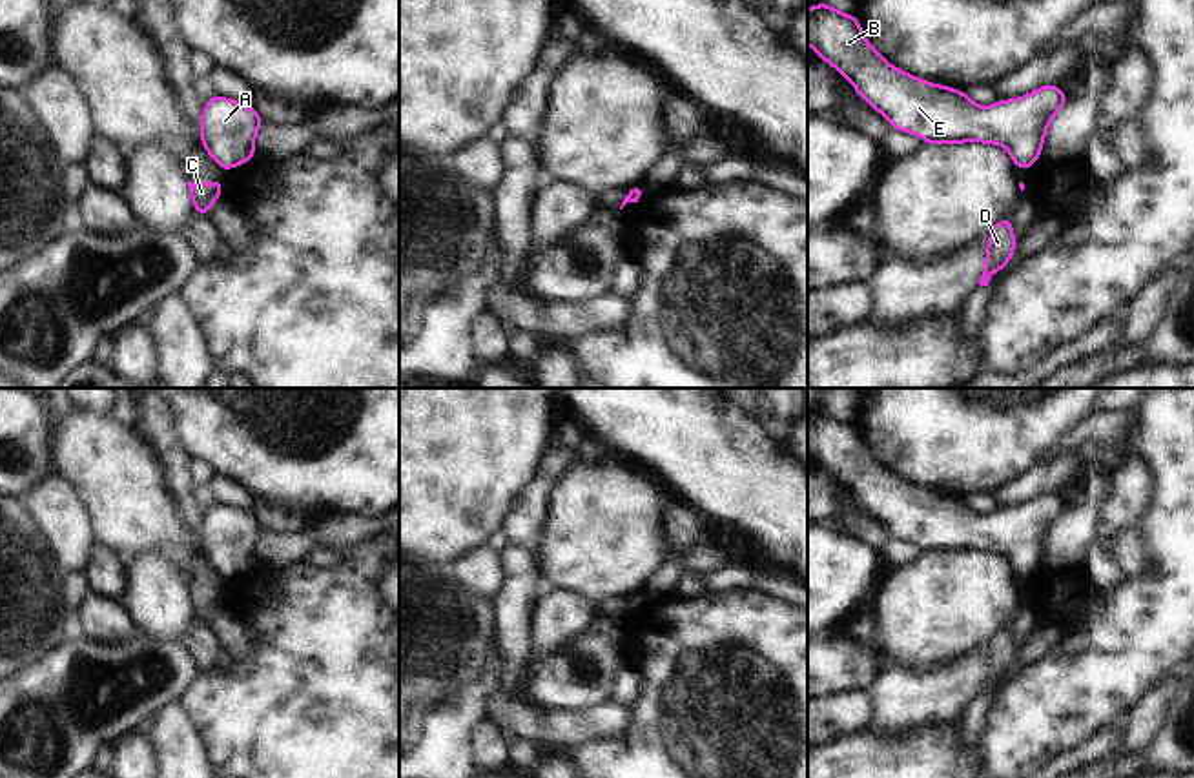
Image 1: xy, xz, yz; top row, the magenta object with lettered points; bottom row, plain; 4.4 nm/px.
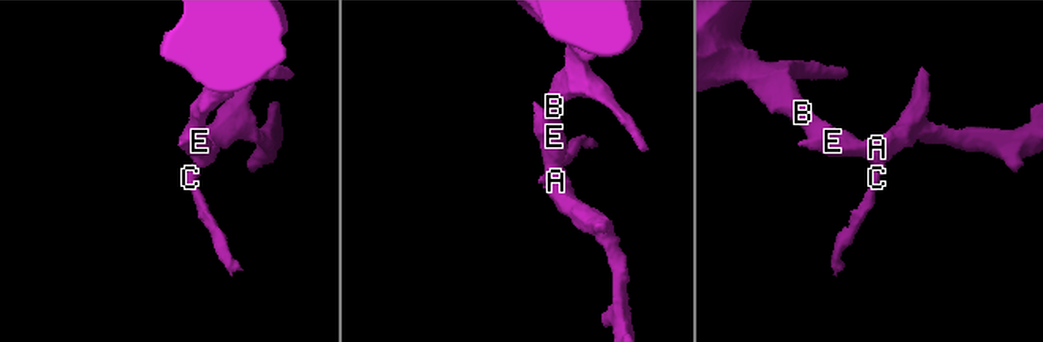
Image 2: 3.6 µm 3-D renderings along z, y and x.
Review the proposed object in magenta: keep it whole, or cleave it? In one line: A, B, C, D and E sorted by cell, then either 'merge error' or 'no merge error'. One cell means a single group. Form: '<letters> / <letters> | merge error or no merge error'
A B E / C D | merge error

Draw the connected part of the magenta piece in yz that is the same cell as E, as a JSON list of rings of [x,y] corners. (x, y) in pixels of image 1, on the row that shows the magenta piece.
[[[826,2],[808,9],[808,44],[820,60],[839,69],[860,93],[870,107],[884,115],[893,129],[919,135],[926,144],[988,142],[1004,146],[1021,169],[1041,159],[1045,133],[1054,115],[1068,102],[1059,86],[1043,86],[1015,100],[997,100],[979,107],[964,91],[937,86],[906,75],[888,64],[864,36],[855,15],[844,15]]]

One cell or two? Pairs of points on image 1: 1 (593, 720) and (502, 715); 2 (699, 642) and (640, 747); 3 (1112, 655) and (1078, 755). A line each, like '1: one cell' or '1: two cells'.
1: one cell
2: one cell
3: two cells

